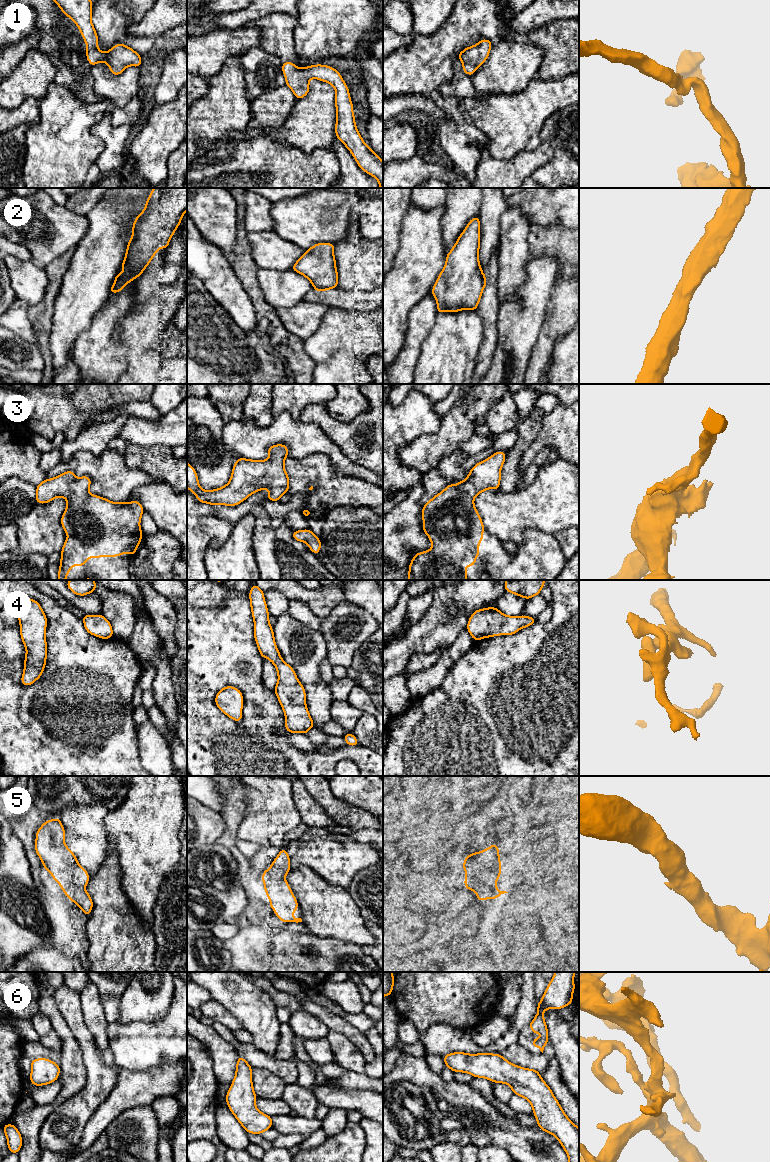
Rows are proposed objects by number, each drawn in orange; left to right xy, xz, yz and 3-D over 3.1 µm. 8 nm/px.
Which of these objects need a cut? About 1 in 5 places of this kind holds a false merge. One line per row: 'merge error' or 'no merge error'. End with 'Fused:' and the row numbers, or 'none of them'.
1: no merge error
2: merge error
3: no merge error
4: no merge error
5: no merge error
6: no merge error
Fused: 2

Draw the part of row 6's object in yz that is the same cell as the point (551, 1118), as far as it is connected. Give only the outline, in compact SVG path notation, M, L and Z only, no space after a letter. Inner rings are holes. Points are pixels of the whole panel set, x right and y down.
M454 1052L443 1058L445 1066L453 1072L469 1073L473 1077L509 1085L514 1094L530 1102L537 1125L557 1138L569 1162L579 1162L579 1128L566 1116L537 1070L514 1065L501 1054L486 1052Z

